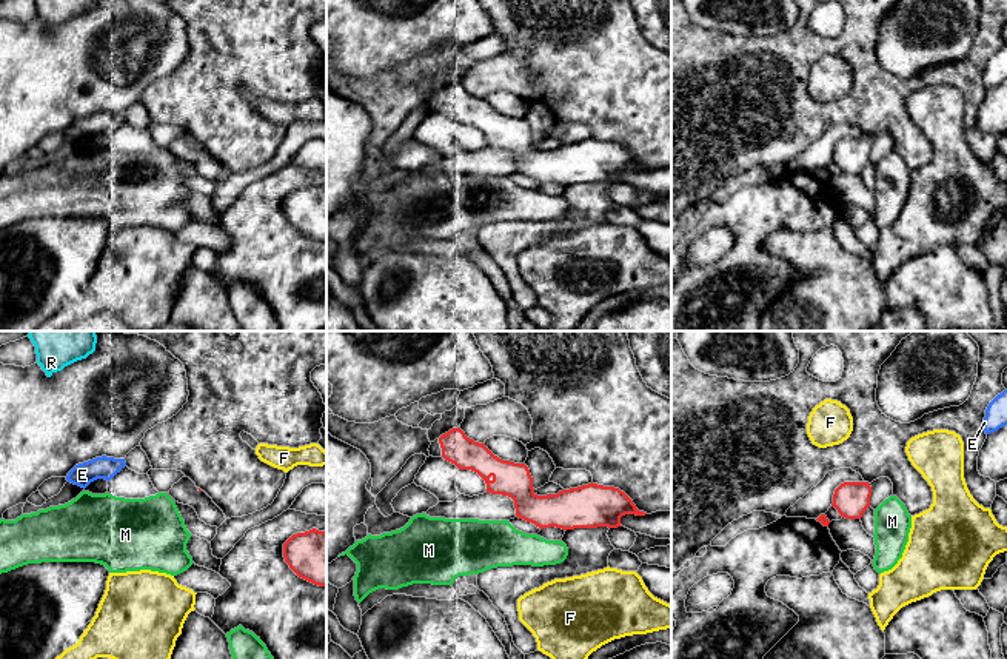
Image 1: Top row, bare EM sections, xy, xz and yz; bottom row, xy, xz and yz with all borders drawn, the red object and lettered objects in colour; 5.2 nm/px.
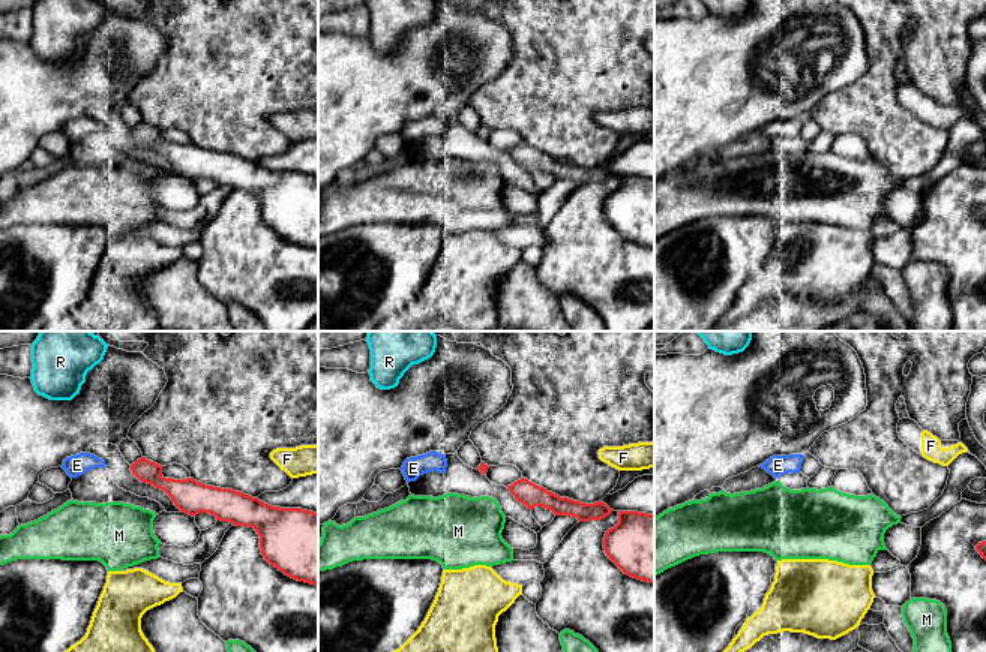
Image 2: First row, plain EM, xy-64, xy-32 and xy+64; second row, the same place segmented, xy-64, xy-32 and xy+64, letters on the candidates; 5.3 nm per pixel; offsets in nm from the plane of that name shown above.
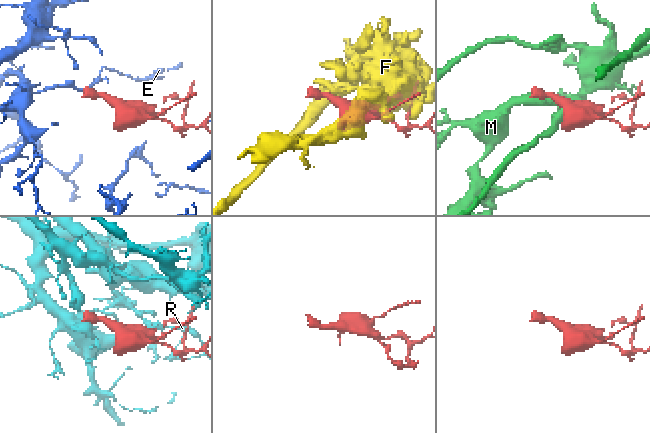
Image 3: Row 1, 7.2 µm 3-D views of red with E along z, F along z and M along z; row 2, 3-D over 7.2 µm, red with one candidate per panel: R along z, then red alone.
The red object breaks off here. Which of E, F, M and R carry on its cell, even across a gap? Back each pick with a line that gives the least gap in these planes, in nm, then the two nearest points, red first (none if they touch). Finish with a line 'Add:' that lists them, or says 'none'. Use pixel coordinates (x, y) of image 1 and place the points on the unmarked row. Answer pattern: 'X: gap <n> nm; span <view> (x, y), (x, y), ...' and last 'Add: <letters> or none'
R: gap 900 nm; span xy (199, 143), (91, 8)
Add: R

